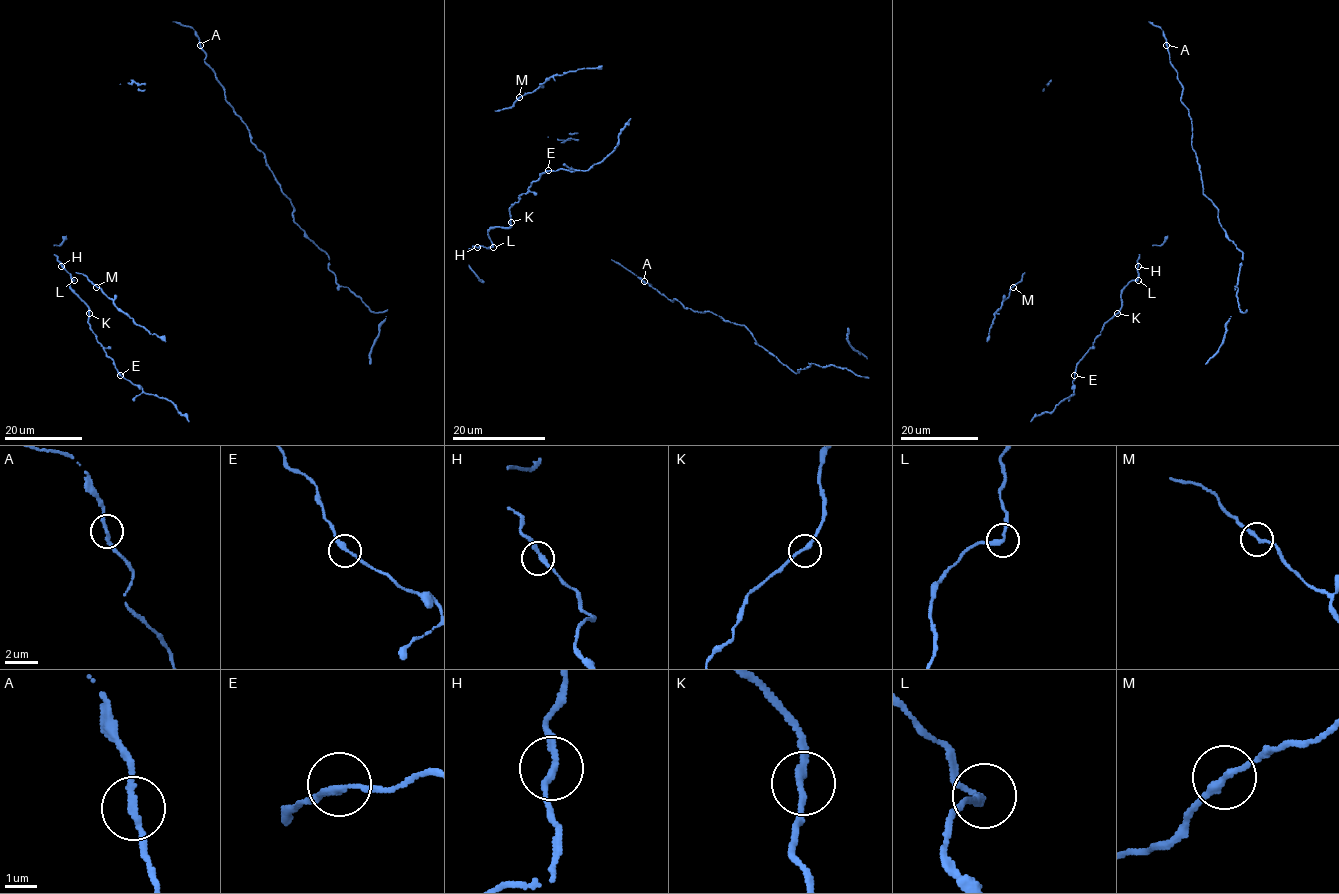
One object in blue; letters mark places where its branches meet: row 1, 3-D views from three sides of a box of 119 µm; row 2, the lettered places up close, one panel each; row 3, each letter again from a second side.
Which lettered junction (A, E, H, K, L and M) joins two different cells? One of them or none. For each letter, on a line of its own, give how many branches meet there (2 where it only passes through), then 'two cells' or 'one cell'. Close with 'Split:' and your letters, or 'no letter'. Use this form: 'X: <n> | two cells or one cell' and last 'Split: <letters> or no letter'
A: 2 | one cell
E: 2 | one cell
H: 2 | one cell
K: 2 | one cell
L: 2 | one cell
M: 2 | one cell
Split: no letter

